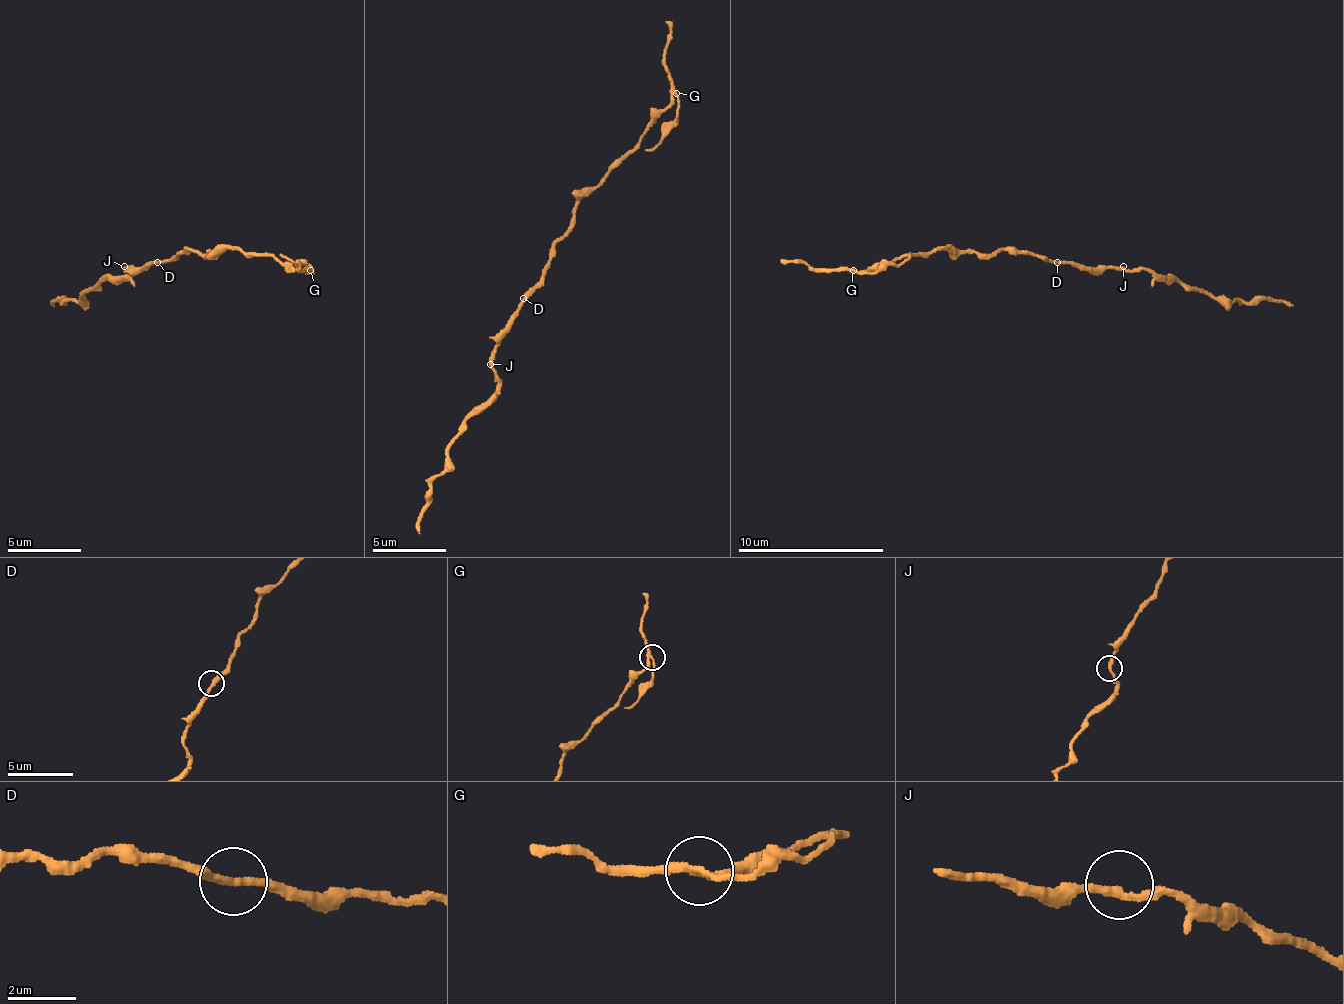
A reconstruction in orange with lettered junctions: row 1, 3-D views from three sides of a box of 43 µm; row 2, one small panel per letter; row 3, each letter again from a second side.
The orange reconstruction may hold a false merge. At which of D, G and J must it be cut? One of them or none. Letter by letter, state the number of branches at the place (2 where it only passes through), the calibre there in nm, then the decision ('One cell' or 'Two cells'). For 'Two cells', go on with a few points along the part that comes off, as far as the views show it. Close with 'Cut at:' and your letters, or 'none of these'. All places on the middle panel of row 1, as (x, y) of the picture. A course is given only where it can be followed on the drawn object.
D: Branches: 2. Thickness 240 nm. One cell
G: Branches: 3. Thickness 200 nm. Two cells. Course of the part to remove: (677, 92), (677, 122), (644, 151)
J: Branches: 2. Thickness 240 nm. One cell
Cut at: G

